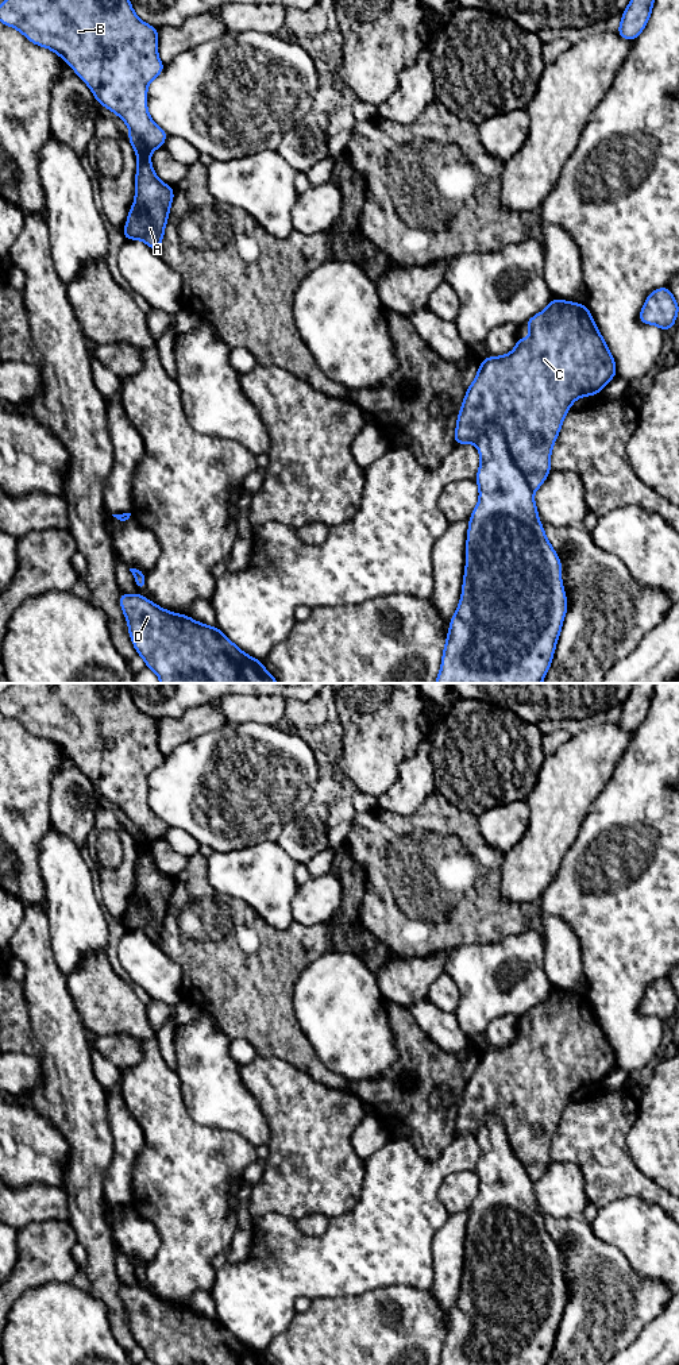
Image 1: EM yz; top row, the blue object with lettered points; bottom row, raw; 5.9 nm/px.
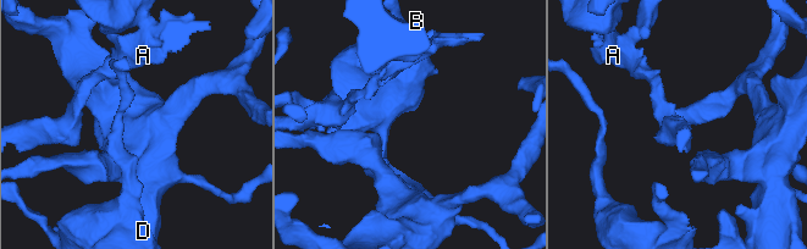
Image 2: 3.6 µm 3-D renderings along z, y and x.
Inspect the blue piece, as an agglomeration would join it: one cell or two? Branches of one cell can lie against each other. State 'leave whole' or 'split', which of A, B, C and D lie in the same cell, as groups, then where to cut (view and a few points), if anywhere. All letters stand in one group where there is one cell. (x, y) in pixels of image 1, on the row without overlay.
split | A / B C D | yz (131, 822), (150, 844)

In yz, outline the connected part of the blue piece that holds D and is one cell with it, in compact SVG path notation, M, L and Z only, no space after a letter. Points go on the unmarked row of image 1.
M120 1284L119 1293L136 1345L155 1365L270 1365L262 1351L238 1339L217 1318L162 1300L136 1285Z

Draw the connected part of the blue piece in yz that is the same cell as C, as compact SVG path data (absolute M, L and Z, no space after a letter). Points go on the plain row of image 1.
M552 990L544 1002L528 1010L525 1015L531 1022L529 1030L518 1029L512 1044L502 1048L487 1048L486 1050L481 1052L477 1068L467 1079L459 1107L456 1110L456 1122L452 1134L456 1137L472 1134L477 1137L481 1146L479 1161L475 1168L479 1179L479 1192L468 1210L470 1215L467 1222L466 1261L463 1266L462 1287L458 1300L450 1312L450 1323L445 1330L441 1347L441 1360L439 1365L547 1365L553 1350L563 1311L568 1300L566 1281L562 1275L562 1253L548 1233L543 1215L539 1211L533 1184L543 1177L545 1169L552 1162L549 1149L552 1146L552 1140L559 1127L563 1111L567 1103L571 1100L571 1095L580 1088L599 1086L602 1079L617 1067L617 1060L614 1049L585 995Z

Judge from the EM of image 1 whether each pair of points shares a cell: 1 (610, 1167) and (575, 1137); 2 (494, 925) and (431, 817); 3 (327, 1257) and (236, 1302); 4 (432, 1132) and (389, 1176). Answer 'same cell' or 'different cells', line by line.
1: same cell
2: same cell
3: same cell
4: different cells

